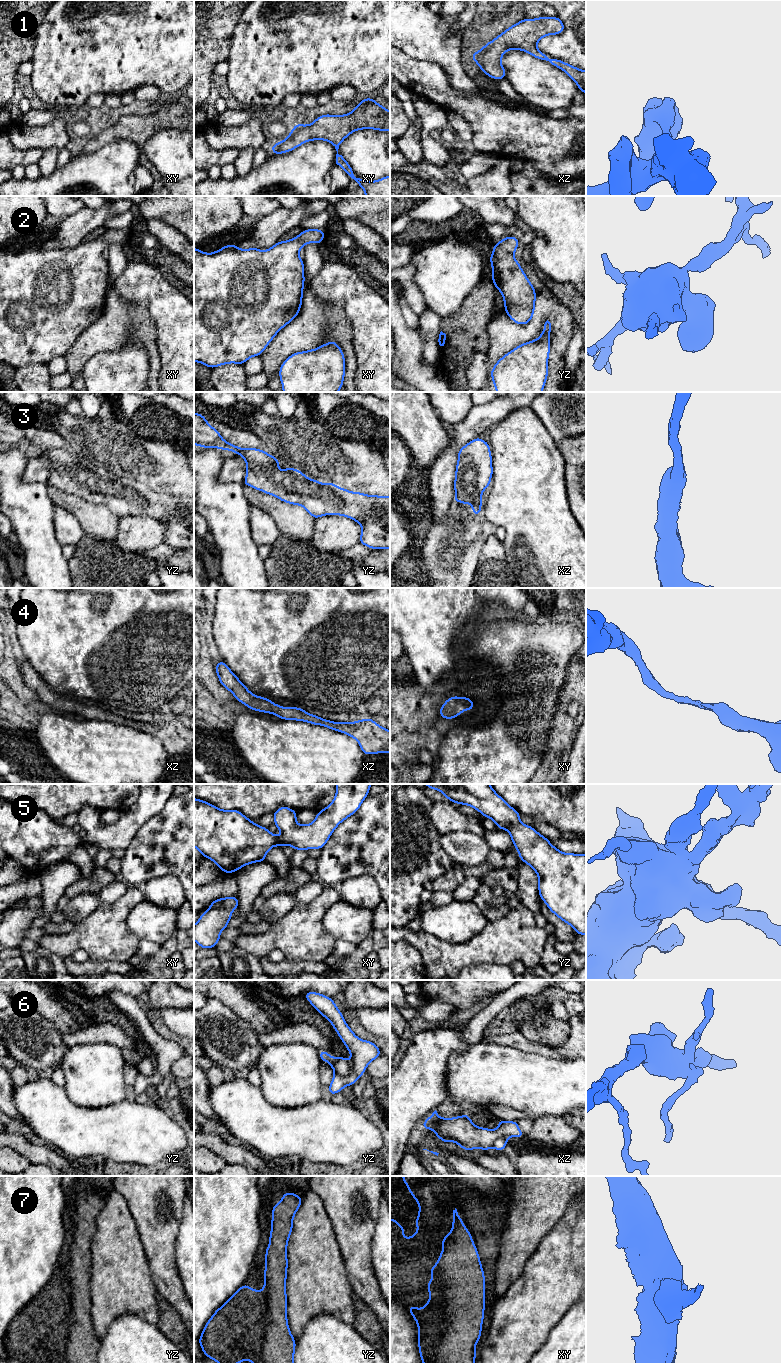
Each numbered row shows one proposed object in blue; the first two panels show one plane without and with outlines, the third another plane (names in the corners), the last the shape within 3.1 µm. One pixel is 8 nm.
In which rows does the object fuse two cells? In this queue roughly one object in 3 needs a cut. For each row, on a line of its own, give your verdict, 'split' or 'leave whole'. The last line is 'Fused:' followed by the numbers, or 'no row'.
1: leave whole
2: leave whole
3: leave whole
4: leave whole
5: leave whole
6: split
7: leave whole
Fused: 6

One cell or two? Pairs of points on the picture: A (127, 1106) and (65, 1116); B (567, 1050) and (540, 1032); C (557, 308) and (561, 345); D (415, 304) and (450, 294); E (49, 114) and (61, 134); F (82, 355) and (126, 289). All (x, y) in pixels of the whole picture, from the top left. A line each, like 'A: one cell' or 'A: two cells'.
A: one cell
B: two cells
C: one cell
D: two cells
E: two cells
F: two cells

